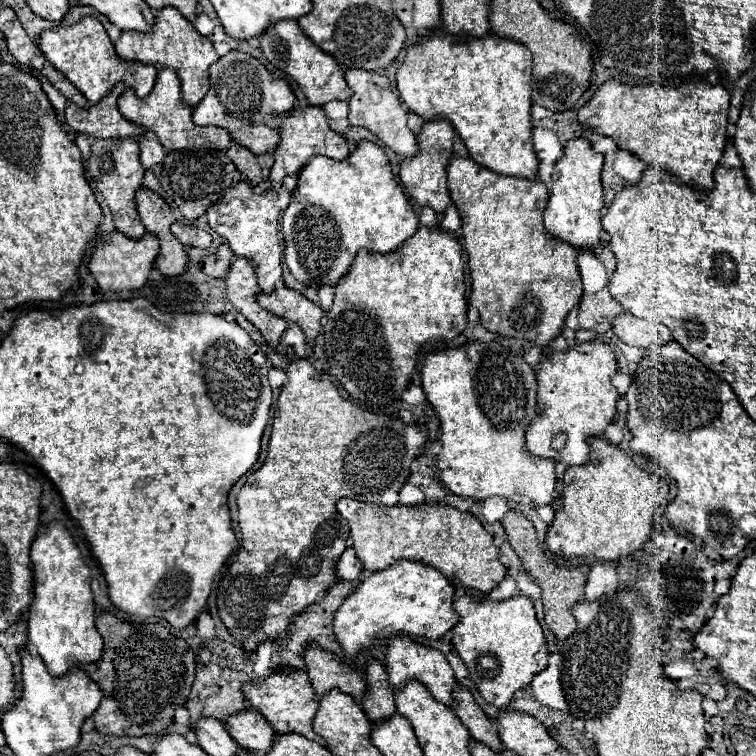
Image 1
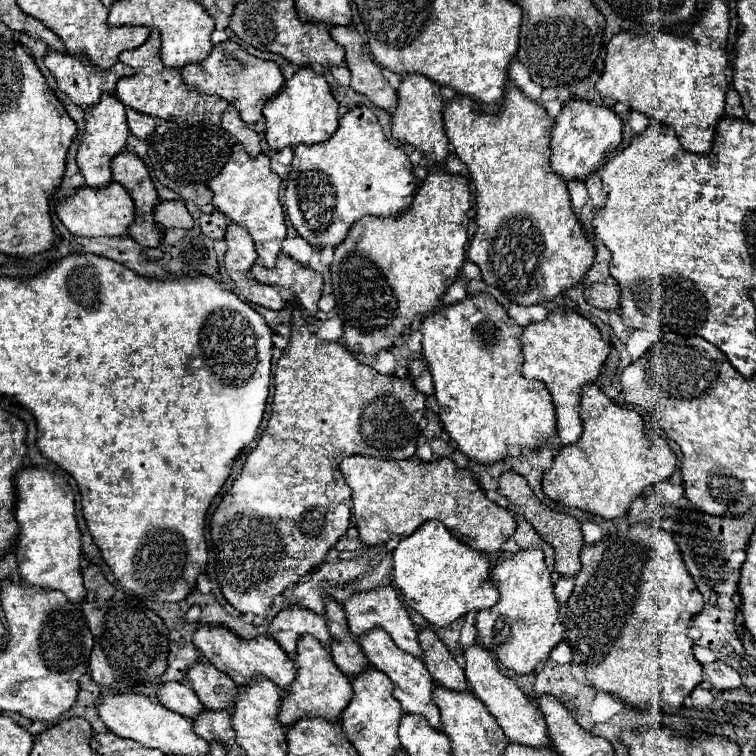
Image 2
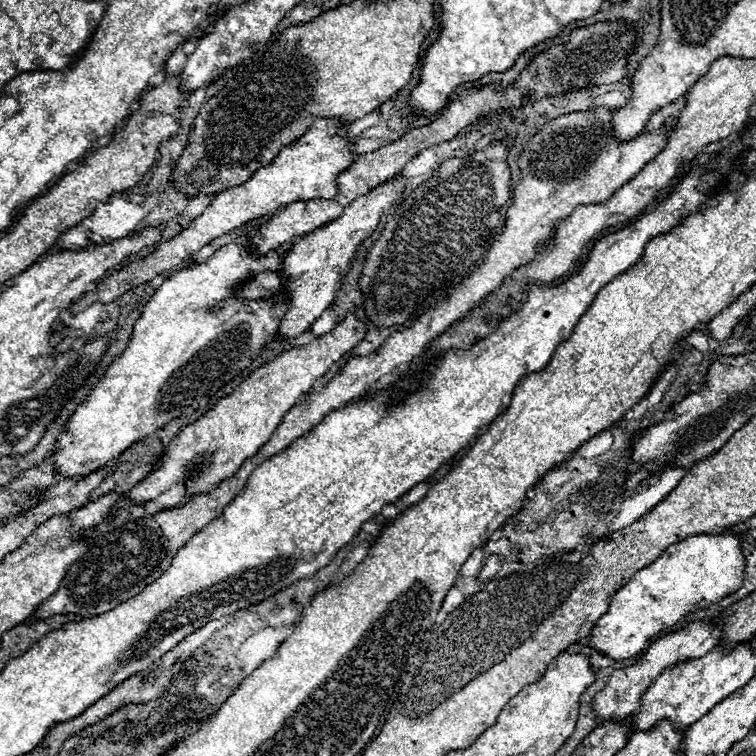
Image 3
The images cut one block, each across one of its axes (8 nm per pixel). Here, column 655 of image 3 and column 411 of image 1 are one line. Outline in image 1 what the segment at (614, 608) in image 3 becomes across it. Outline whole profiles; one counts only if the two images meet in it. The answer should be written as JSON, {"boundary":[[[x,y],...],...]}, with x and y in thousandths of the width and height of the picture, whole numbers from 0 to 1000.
{"boundary":[[[526,741],[511,754],[495,757],[455,794],[439,823],[442,841],[452,862],[463,870],[489,857],[489,847],[516,847],[521,841],[561,841],[579,847],[608,820],[598,804],[601,780],[598,770],[577,751],[545,741]]]}

